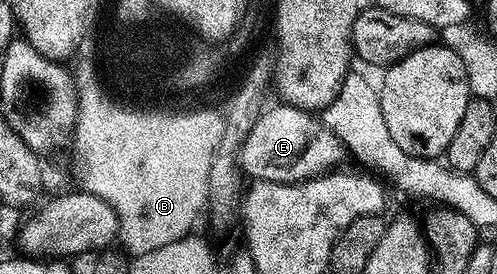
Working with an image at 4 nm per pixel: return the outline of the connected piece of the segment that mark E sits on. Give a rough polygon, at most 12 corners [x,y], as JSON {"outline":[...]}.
{"outline":[[281,103],[256,117],[245,177],[299,184],[331,173],[344,143]]}

